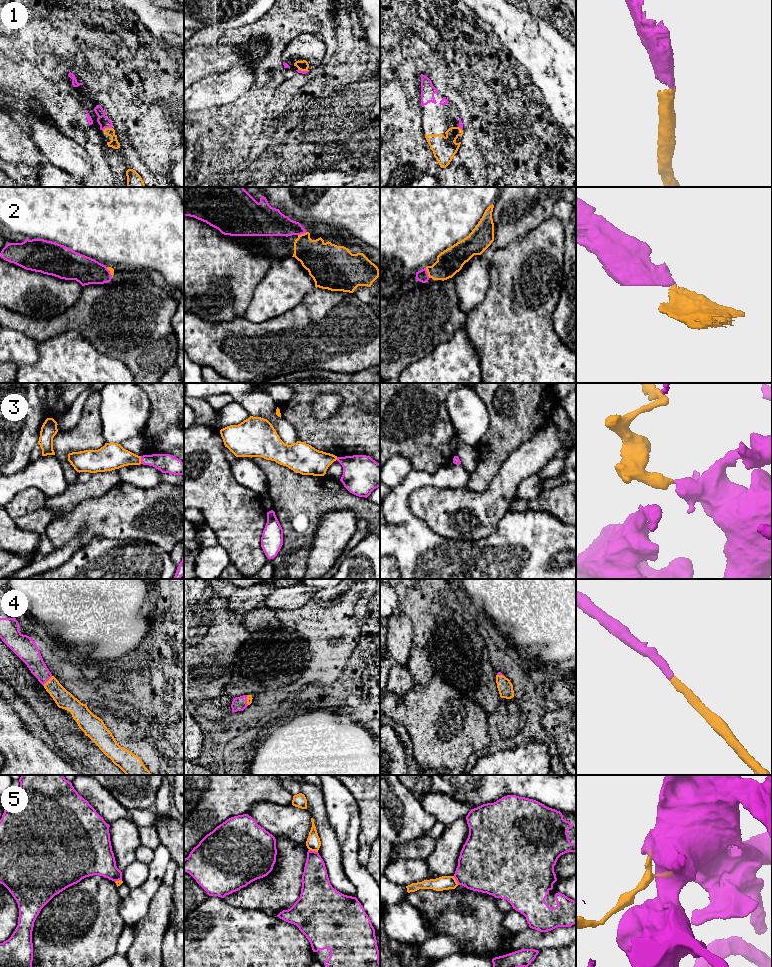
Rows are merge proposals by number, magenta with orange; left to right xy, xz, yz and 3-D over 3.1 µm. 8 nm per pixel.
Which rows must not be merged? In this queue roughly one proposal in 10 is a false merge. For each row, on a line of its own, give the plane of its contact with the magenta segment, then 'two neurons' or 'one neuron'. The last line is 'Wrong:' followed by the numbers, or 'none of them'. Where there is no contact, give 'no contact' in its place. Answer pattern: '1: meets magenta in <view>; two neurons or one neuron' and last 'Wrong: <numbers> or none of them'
1: meets magenta in xy; one neuron
2: meets magenta in yz; one neuron
3: meets magenta in xy; one neuron
4: meets magenta in xy; one neuron
5: meets magenta in xz; two neurons
Wrong: 5

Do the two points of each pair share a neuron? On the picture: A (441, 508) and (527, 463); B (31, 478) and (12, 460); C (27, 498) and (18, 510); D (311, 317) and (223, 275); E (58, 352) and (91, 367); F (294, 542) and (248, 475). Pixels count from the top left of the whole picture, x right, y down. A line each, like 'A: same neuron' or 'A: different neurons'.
A: same neuron
B: different neurons
C: same neuron
D: different neurons
E: same neuron
F: different neurons

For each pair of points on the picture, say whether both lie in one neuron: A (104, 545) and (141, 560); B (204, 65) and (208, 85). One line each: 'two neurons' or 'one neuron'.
A: one neuron
B: two neurons

